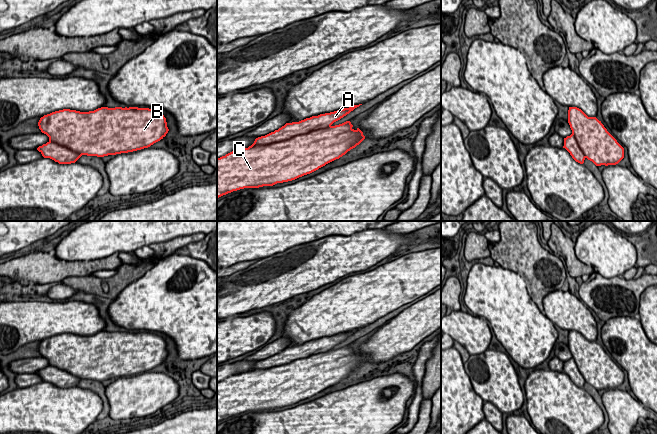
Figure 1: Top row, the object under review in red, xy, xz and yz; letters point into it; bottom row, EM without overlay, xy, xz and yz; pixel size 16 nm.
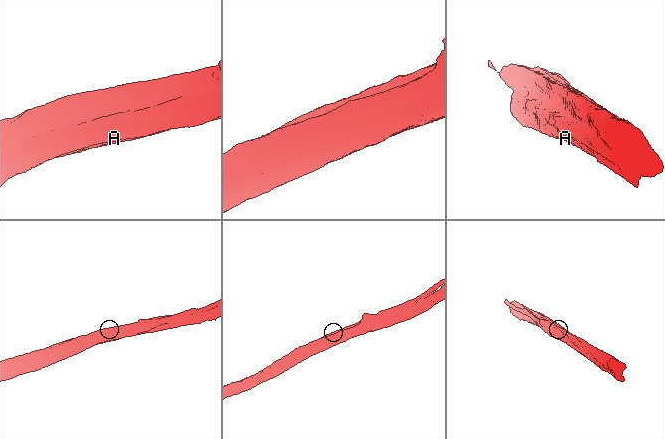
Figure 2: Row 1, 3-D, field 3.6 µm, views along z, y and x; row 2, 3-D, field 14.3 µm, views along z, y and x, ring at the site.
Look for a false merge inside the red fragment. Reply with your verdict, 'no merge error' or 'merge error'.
merge error

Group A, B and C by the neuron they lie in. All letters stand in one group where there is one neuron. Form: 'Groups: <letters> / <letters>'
Groups: A / B C

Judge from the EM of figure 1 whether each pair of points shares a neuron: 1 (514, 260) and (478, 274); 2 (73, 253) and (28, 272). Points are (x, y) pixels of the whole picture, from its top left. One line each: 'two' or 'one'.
1: two
2: two

